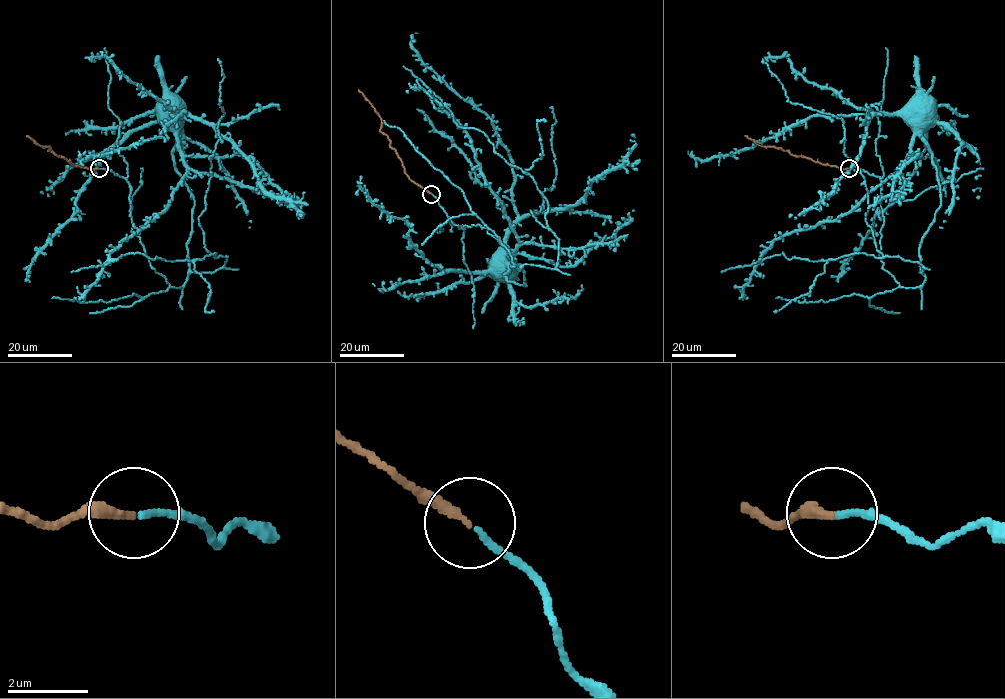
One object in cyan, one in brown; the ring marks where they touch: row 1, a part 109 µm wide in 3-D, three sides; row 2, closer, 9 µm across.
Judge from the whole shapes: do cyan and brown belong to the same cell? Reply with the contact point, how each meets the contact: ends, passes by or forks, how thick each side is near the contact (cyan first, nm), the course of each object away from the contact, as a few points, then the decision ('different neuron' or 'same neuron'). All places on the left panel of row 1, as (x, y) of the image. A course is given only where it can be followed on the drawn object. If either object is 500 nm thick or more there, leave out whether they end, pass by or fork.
(99, 168) | cyan ends | brown ends | 140/240 nm | cyan via (100, 169), (129, 185), (132, 231), (157, 273), (182, 287), (194, 196), (173, 160), (180, 110), (170, 112) | brown via (99, 169), (74, 165), (26, 135) | same neuron

